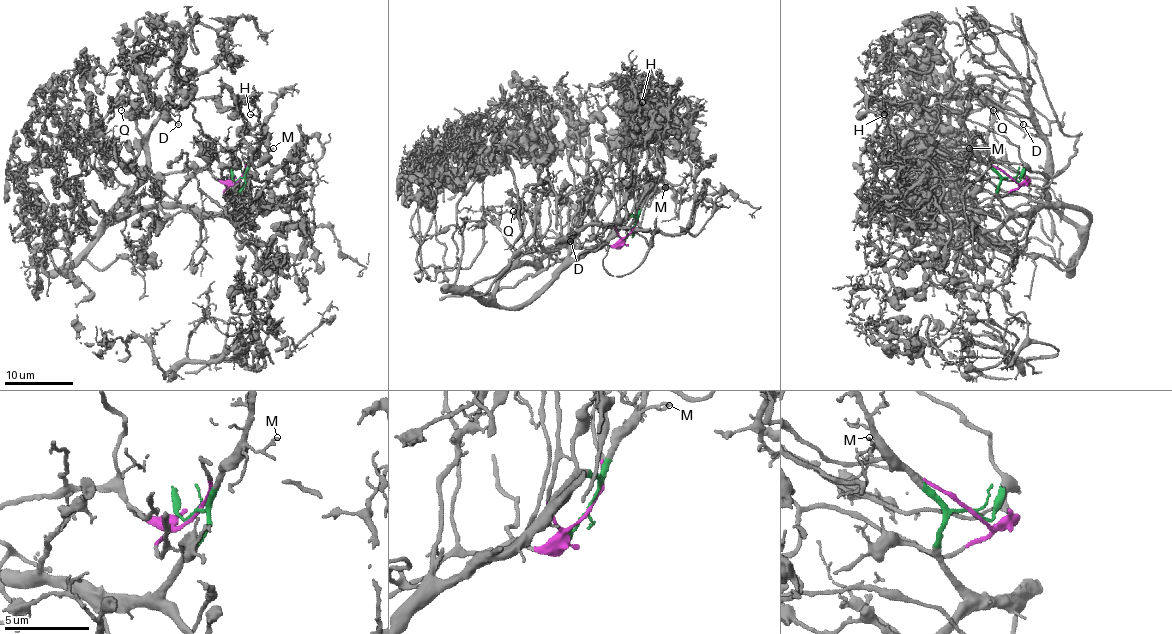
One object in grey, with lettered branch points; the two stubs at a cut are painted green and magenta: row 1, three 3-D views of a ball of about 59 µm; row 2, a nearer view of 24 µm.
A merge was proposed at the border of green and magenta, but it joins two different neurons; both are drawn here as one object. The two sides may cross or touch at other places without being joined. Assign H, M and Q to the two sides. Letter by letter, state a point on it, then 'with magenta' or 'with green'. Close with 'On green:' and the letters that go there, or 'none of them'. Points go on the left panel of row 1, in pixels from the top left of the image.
H: place (250, 114); with magenta
M: place (273, 148); with green
Q: place (121, 110); with green
On green: M, Q

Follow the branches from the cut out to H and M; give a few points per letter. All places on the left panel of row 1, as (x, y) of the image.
H: (239, 178), (246, 169), (242, 157), (247, 157), (265, 135), (265, 139), (259, 120), (249, 115)
M: (239, 178), (244, 176), (253, 161), (273, 147)

